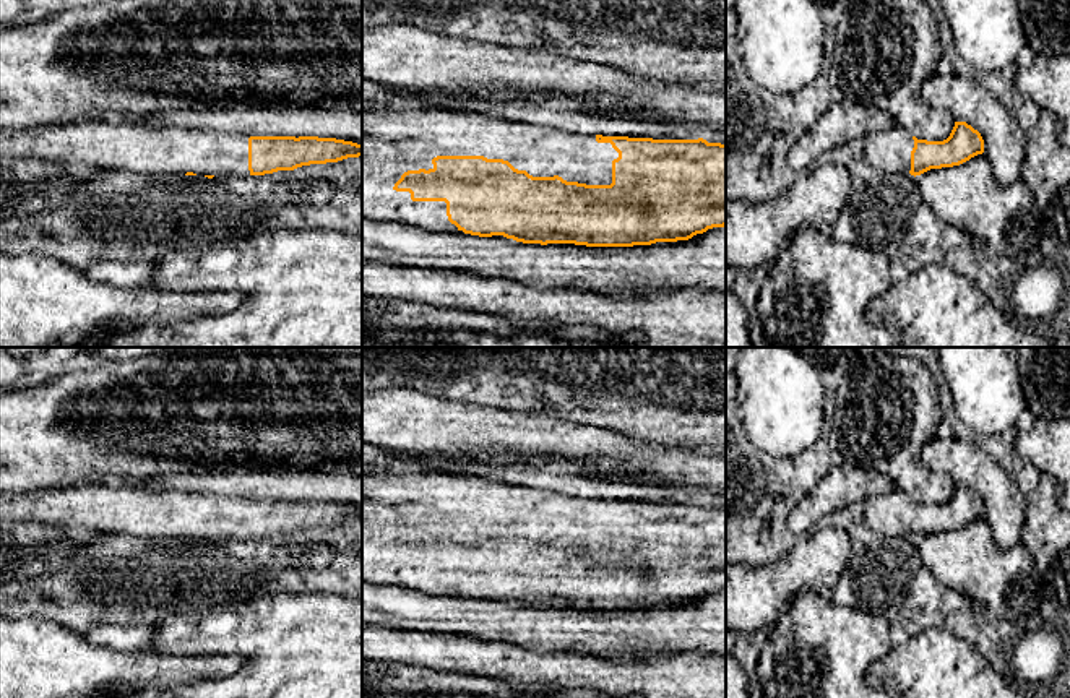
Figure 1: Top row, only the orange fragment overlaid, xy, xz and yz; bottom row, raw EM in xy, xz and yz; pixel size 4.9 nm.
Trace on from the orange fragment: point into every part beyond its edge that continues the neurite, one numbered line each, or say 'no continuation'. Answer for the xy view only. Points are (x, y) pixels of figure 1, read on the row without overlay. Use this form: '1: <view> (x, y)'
1: xy (109, 508)

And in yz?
1: yz (888, 515)

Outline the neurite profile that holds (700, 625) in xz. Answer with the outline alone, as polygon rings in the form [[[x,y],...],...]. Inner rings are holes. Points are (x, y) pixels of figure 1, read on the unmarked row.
[[[362,580],[362,623],[399,630],[443,631],[497,638],[537,653],[578,653],[611,659],[628,656],[654,659],[700,653],[726,659],[726,589],[688,604],[633,610],[586,610],[575,607],[523,607],[503,599],[435,596],[408,586],[373,584]]]

